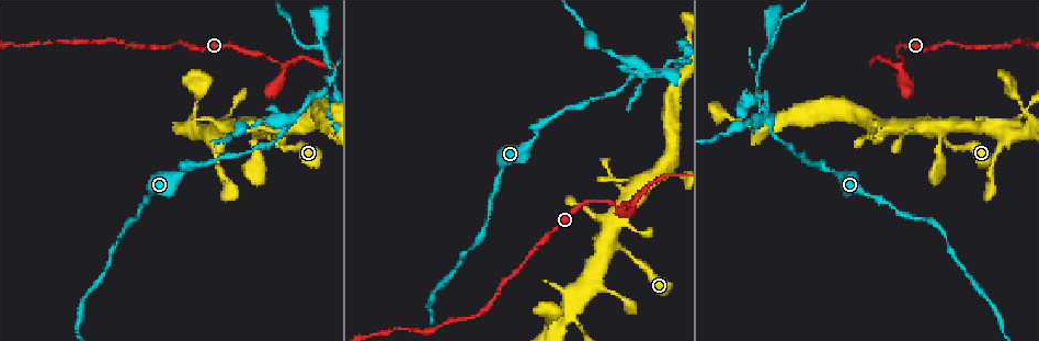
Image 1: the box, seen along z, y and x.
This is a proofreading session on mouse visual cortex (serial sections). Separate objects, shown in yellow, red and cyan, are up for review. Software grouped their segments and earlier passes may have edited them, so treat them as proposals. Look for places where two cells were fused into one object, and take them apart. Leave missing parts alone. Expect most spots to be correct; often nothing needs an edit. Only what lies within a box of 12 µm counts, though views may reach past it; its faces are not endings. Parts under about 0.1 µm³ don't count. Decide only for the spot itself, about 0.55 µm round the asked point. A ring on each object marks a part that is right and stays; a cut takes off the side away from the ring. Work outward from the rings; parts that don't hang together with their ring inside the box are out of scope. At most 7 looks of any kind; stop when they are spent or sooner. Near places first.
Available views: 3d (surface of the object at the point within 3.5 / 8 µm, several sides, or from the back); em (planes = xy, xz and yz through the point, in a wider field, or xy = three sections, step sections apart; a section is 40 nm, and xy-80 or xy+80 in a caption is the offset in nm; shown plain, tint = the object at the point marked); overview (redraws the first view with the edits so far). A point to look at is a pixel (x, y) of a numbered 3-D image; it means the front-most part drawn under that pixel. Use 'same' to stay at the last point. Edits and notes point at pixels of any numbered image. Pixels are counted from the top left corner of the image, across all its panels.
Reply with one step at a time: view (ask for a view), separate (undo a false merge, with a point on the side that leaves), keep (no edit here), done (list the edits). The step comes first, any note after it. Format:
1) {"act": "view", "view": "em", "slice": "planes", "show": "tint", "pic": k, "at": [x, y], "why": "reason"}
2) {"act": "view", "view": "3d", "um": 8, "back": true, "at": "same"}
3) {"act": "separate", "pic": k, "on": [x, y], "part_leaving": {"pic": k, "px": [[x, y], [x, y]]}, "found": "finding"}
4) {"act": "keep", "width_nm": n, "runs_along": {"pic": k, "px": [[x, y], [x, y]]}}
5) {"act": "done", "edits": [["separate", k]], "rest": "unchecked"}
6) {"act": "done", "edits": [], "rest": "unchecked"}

{"act": "view", "view": "3d", "um": 3.5, "back": true, "pic": 1, "at": [290, 120], "why": "thick turns thin"}

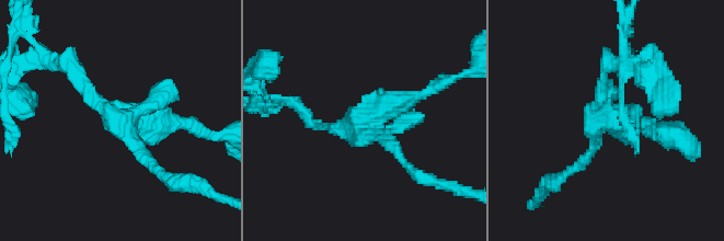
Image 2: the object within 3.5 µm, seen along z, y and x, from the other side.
{"act": "view", "view": "em", "slice": "xy", "step": 2, "show": "plain", "pic": 2, "at": [597, 123], "why": "now the EM"}

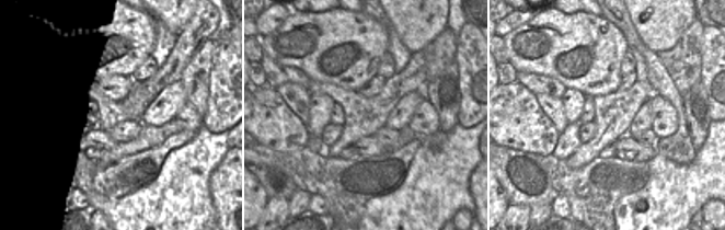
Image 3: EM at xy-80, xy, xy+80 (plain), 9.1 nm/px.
{"act": "view", "view": "em", "slice": "xy", "step": 2, "show": "tint", "at": "same", "why": "where the object lies"}

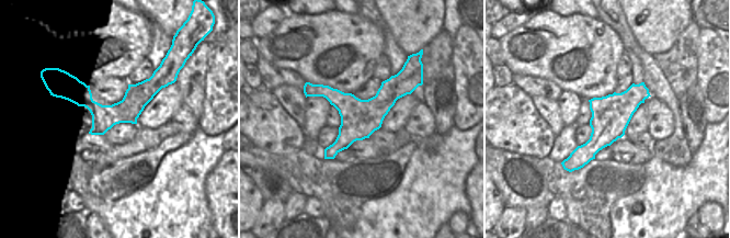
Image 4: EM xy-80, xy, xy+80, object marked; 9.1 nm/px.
{"act": "keep", "runs_along": {"pic": 4, "px": [[408, 83], [398, 86], [327, 156]]}, "found": "one cell here"}

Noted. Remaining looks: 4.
{"act": "view", "view": "3d", "um": 8, "pic": 1, "at": [635, 204], "why": "arms part here"}

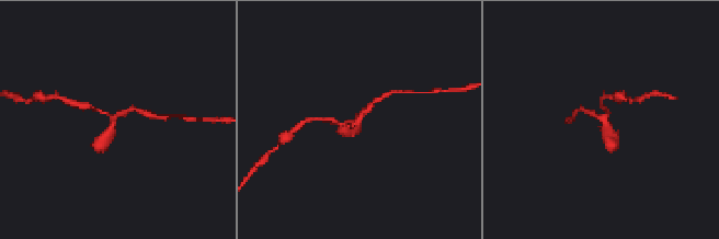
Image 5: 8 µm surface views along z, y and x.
{"act": "view", "view": "3d", "um": 3.5, "pic": 5, "at": [110, 118], "why": "closer look"}

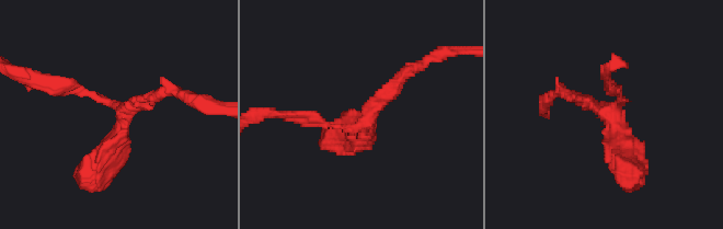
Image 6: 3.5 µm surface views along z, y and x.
{"act": "view", "view": "em", "slice": "xy", "step": 2, "show": "tint", "pic": 6, "at": [122, 110], "arms": 3, "arm_widths_nm": [150, 150, 350]}

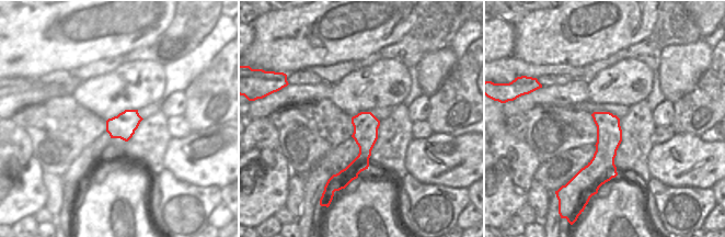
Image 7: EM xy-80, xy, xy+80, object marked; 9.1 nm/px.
{"act": "keep", "found": "all the same cell"}

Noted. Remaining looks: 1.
{"act": "done", "edits": [], "rest": "unchecked"}

